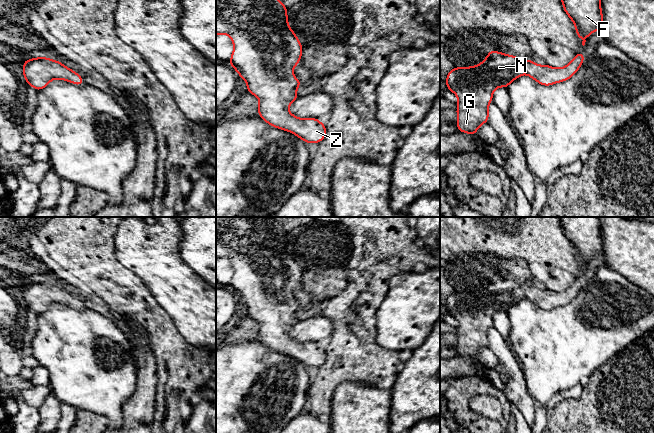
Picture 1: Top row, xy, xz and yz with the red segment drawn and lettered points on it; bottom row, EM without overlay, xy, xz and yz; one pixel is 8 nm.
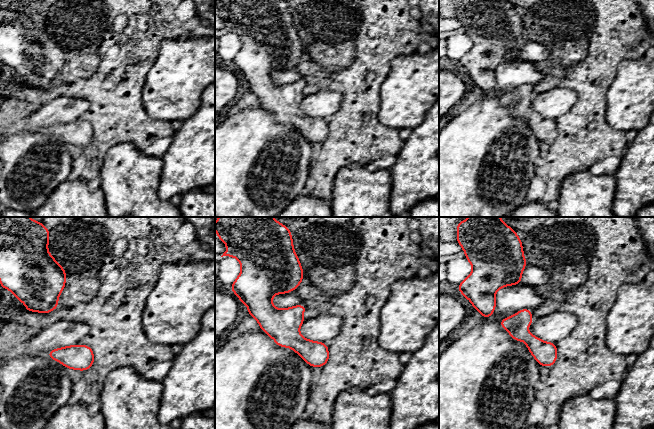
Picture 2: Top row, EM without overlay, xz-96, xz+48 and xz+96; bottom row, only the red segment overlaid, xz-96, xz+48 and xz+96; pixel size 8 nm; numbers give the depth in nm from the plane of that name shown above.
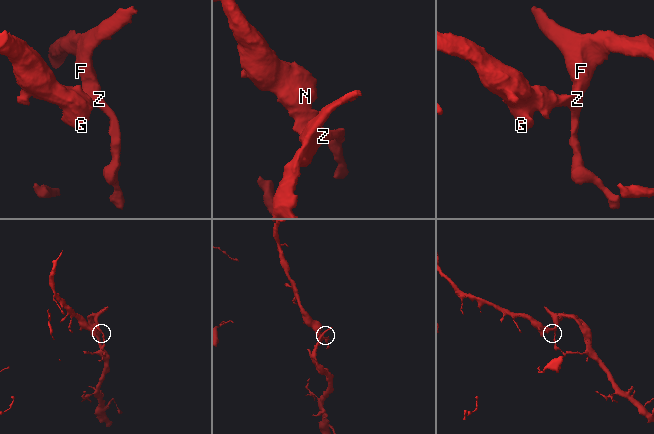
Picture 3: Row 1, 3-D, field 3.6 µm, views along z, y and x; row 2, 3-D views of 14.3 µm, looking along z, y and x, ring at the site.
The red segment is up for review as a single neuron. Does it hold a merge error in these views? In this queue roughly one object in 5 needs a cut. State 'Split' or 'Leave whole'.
Leave whole

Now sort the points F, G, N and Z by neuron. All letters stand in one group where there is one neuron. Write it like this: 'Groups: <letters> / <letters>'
Groups: F G N Z

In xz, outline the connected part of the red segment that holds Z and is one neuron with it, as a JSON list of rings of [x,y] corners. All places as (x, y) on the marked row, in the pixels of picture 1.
[[[216,0],[216,34],[227,34],[232,39],[234,50],[231,55],[229,64],[238,72],[239,76],[247,82],[247,91],[259,98],[259,107],[257,113],[261,118],[269,125],[283,129],[285,131],[295,134],[306,143],[319,143],[326,134],[326,127],[317,118],[297,118],[288,111],[289,105],[295,101],[299,96],[296,94],[296,89],[302,85],[302,82],[296,79],[293,75],[294,67],[300,62],[302,55],[302,45],[299,39],[296,37],[294,31],[288,26],[287,7],[280,0]]]

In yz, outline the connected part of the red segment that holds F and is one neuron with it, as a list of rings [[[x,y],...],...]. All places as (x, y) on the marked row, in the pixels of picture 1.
[[[561,0],[565,13],[575,25],[576,35],[585,45],[586,38],[593,32],[603,30],[601,0]]]

